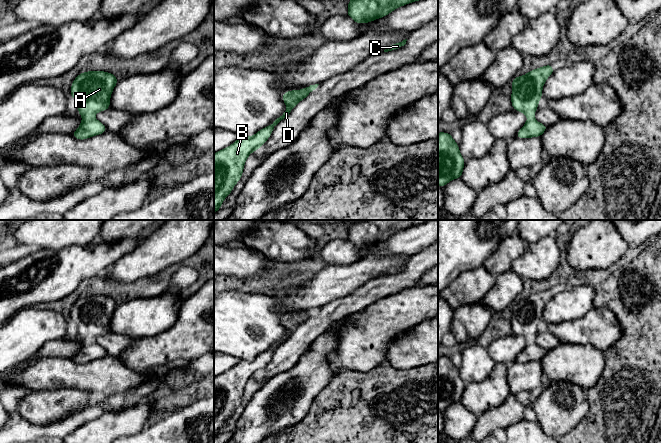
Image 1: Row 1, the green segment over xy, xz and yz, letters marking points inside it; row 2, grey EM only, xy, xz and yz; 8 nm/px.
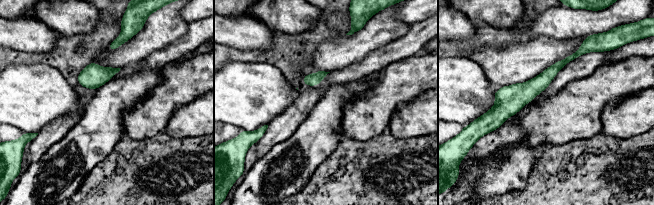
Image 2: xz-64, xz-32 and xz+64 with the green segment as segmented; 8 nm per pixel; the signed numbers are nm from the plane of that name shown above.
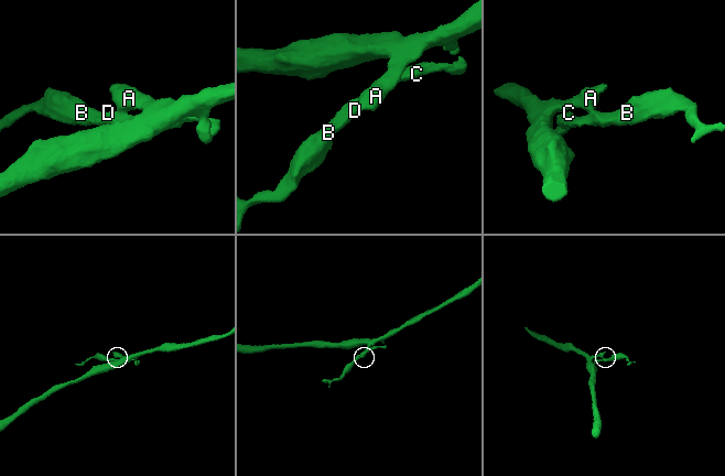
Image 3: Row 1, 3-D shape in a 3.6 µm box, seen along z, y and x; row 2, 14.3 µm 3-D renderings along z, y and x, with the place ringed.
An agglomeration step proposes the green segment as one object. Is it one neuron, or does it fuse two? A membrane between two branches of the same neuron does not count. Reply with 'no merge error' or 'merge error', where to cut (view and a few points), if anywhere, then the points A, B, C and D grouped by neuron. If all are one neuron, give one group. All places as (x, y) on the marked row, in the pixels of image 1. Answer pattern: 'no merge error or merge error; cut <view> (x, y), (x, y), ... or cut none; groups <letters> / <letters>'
no merge error; cut none; groups A B C D

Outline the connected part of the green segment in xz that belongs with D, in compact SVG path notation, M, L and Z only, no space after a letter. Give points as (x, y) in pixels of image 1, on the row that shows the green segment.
M318 85L285 92L282 95L282 100L287 108L282 116L253 136L239 136L233 144L214 154L214 213L220 210L225 198L232 192L236 183L240 181L248 156L265 144L274 127L287 117L292 109L310 92L314 91Z

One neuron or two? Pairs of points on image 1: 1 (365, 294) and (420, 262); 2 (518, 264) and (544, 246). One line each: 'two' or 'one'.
1: one
2: one

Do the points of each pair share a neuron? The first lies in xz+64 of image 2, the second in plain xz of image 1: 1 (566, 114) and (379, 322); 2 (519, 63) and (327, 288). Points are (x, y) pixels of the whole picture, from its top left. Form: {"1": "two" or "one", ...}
{"1": "one", "2": "one"}

